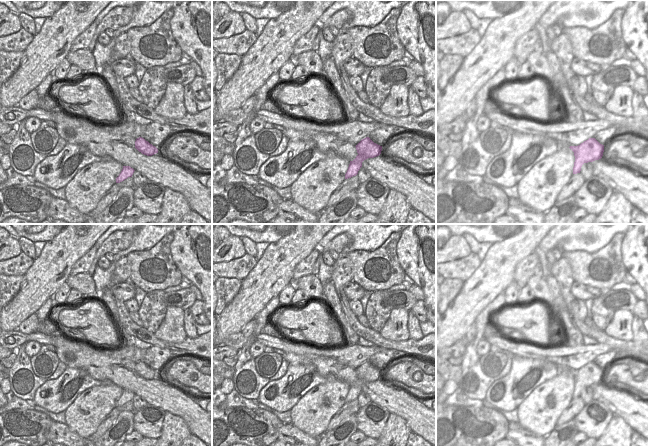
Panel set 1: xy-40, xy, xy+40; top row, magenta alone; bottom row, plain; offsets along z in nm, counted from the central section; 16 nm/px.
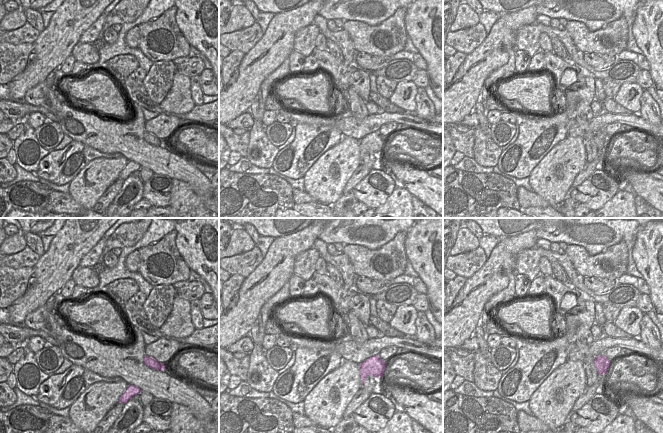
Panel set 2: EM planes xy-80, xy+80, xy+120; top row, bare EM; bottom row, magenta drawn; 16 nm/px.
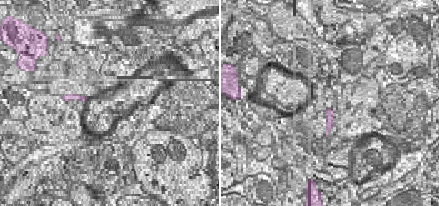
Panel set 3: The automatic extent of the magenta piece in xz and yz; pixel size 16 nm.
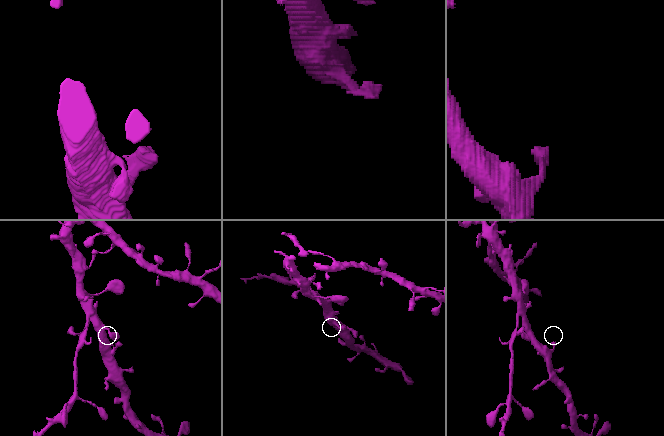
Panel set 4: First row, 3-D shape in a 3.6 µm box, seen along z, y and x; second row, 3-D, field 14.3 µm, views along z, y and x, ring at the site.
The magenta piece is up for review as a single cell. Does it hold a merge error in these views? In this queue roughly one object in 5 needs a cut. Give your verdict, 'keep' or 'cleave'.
keep

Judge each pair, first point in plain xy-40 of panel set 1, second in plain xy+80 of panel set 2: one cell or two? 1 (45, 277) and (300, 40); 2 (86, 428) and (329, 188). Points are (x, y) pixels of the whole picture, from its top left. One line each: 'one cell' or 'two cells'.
1: two cells
2: one cell

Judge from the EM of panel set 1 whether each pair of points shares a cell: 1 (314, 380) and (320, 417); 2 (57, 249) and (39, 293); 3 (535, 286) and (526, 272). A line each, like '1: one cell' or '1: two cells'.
1: two cells
2: one cell
3: two cells

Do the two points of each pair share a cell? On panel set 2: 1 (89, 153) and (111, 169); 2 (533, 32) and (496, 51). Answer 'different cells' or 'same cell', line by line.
1: different cells
2: different cells

